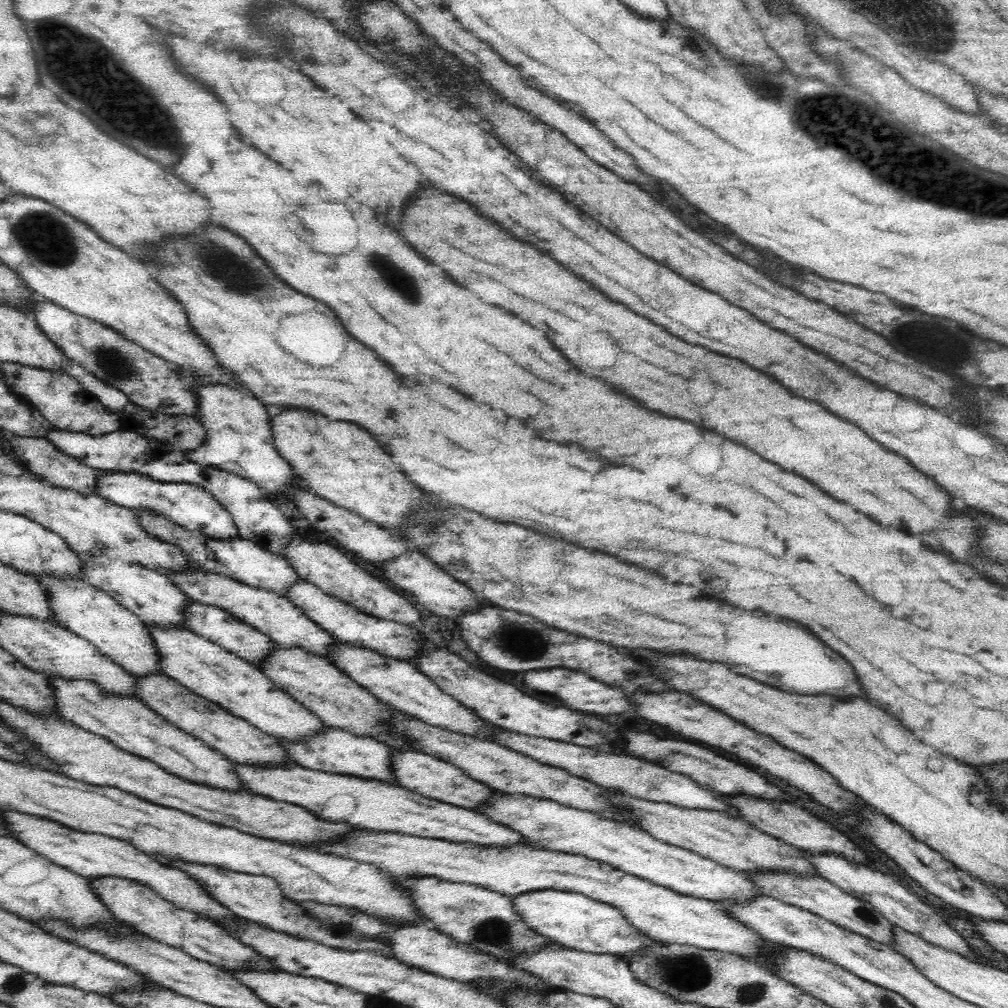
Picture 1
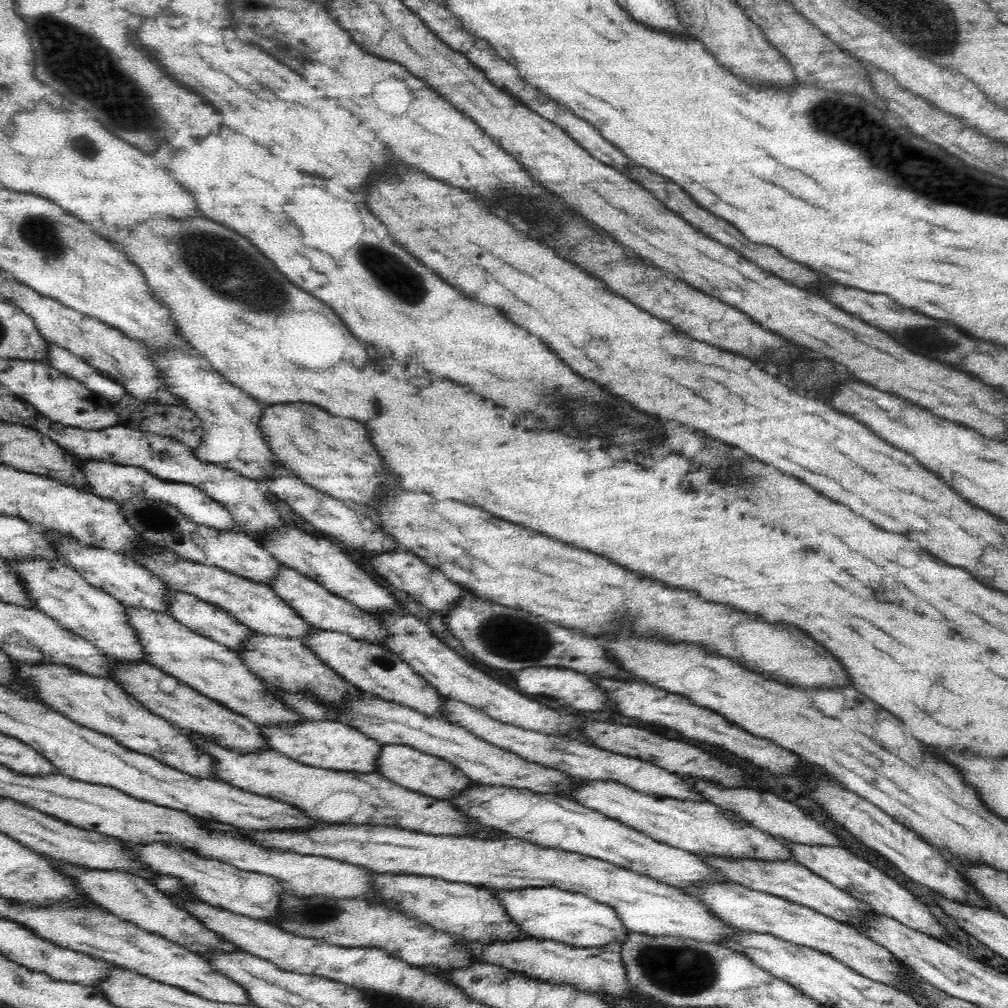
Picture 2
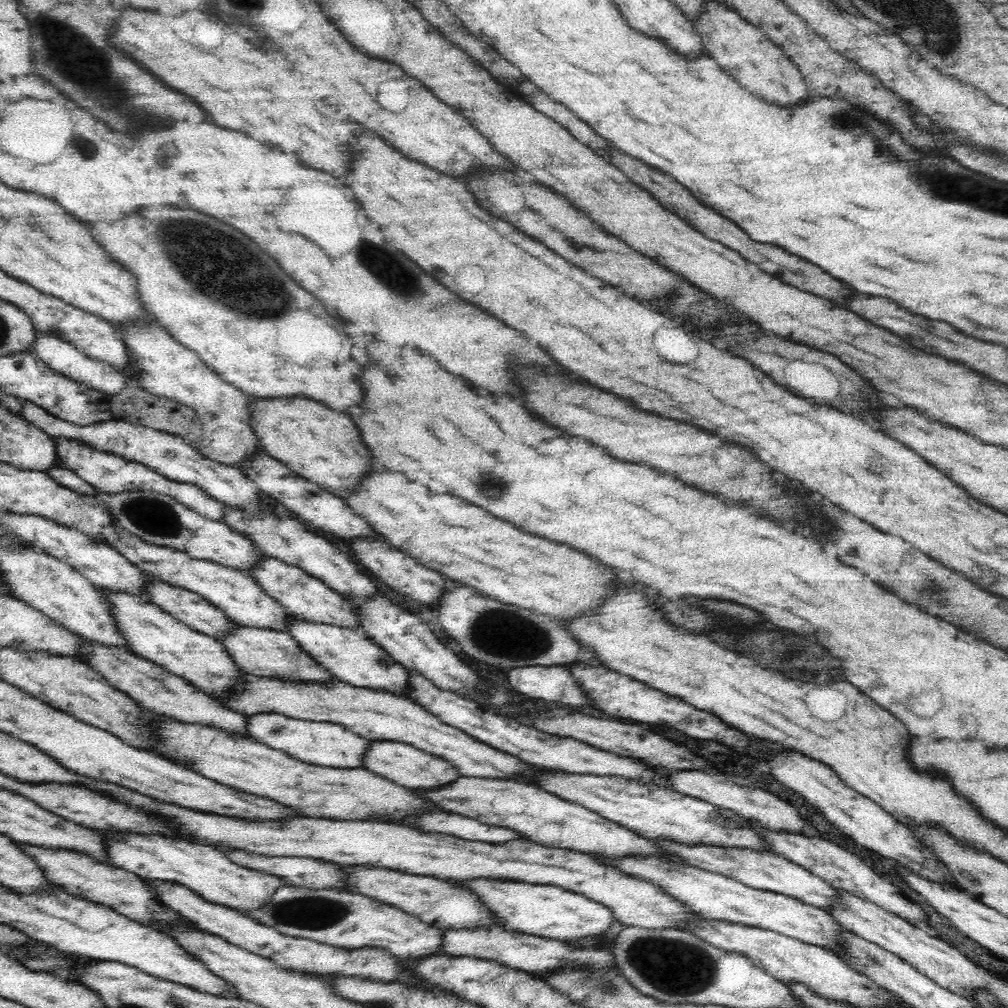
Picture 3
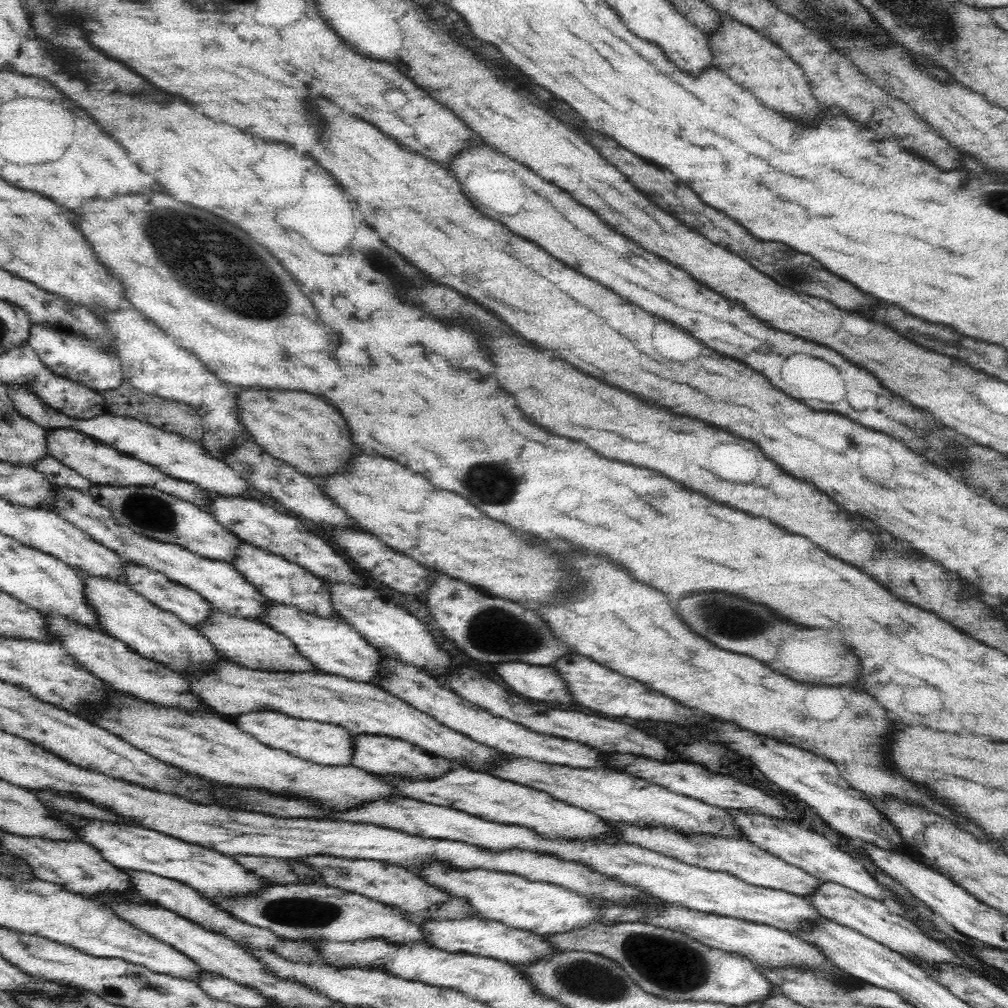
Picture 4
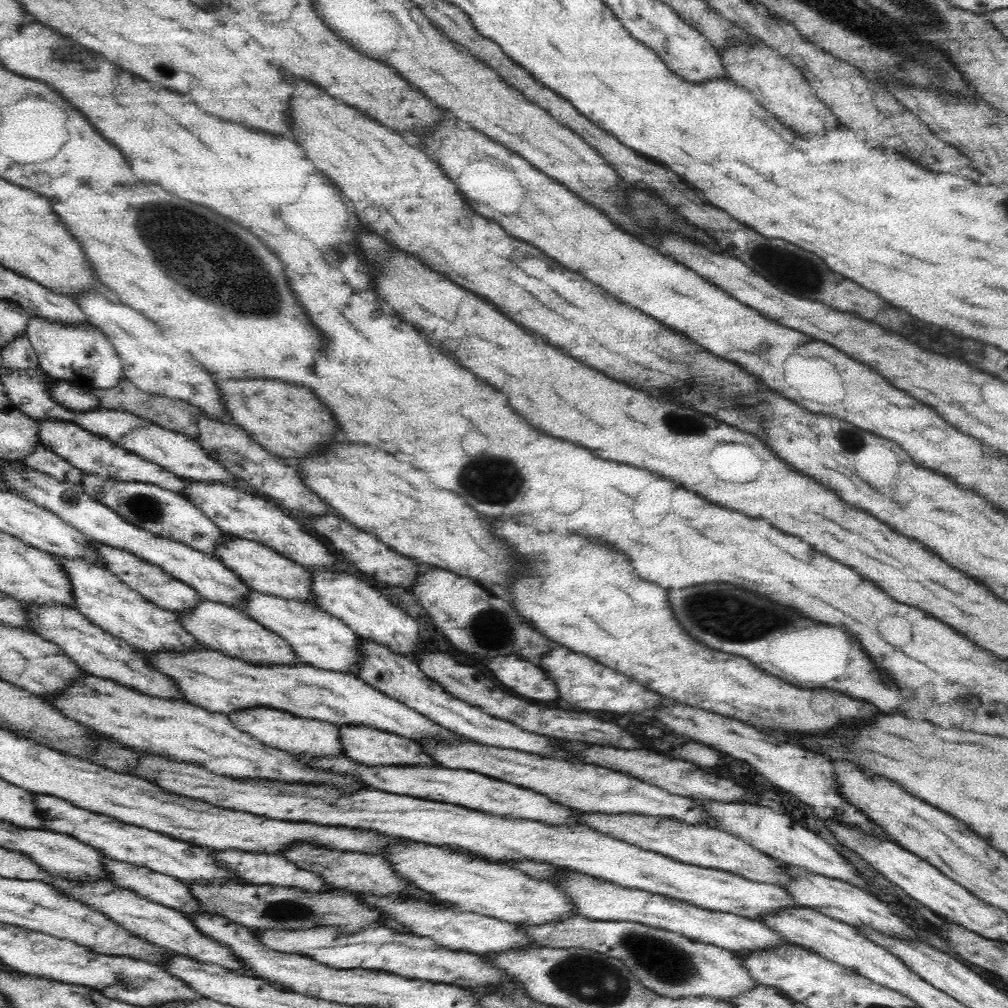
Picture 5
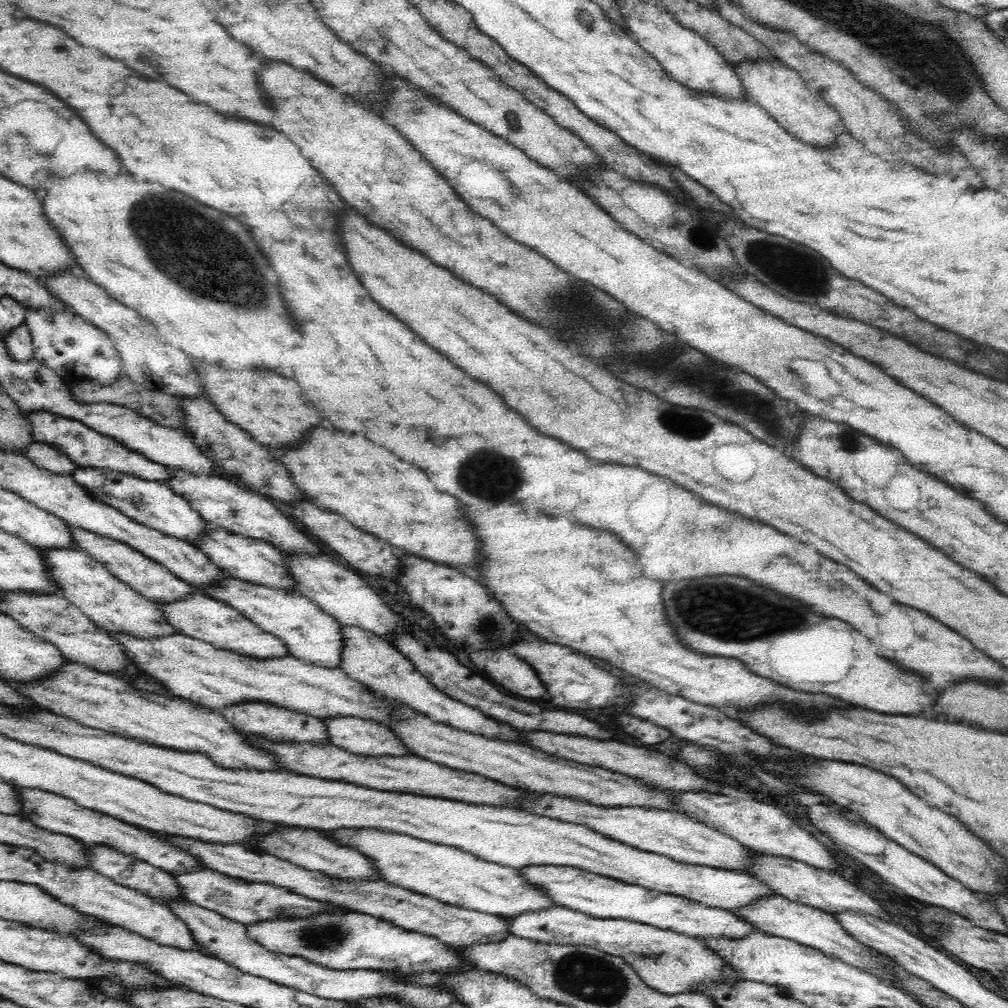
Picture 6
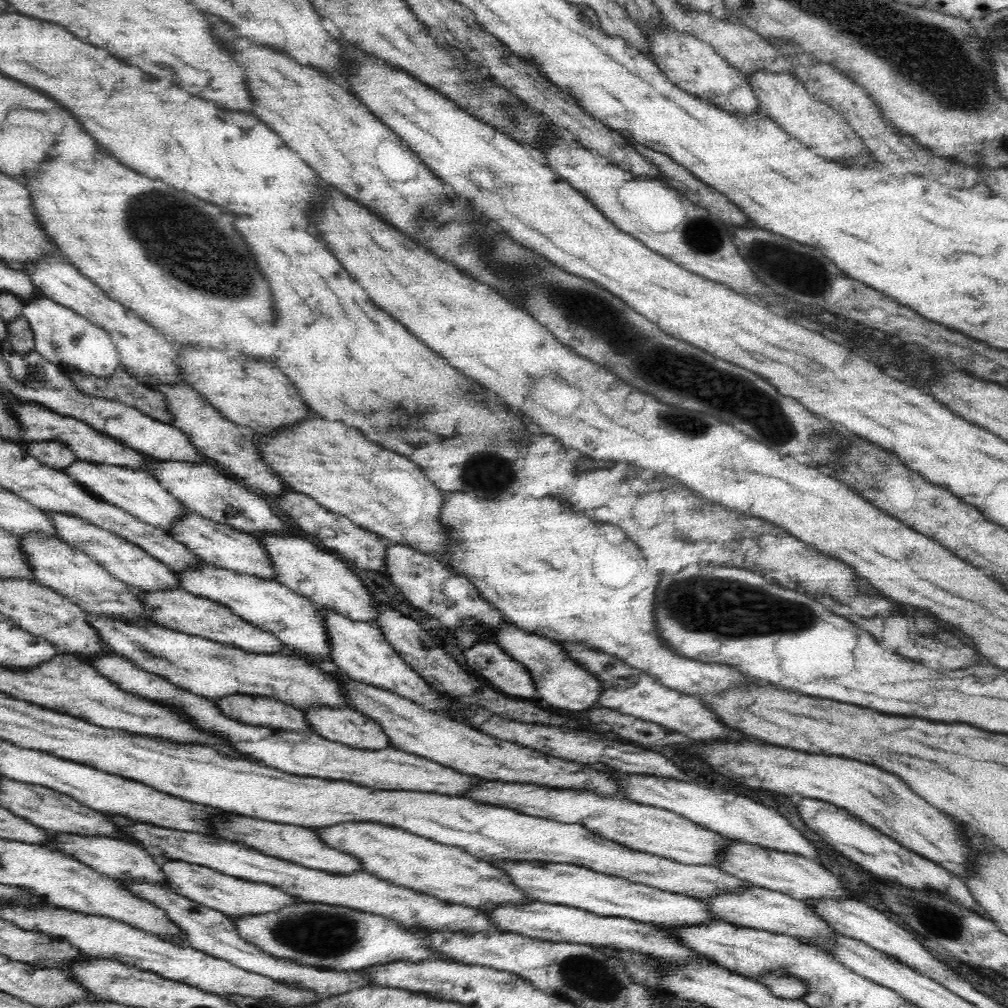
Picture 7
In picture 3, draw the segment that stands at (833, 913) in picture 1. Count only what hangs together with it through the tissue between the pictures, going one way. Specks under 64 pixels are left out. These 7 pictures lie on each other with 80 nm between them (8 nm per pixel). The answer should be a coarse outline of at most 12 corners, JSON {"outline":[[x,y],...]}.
{"outline":[[656,847],[750,888],[832,914],[839,891],[773,852]]}

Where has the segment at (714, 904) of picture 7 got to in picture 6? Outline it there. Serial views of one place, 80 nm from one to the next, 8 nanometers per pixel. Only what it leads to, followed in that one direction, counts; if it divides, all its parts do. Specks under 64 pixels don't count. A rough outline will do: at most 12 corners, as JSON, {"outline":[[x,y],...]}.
{"outline":[[772,895],[735,912],[903,990],[896,962],[834,916]]}

